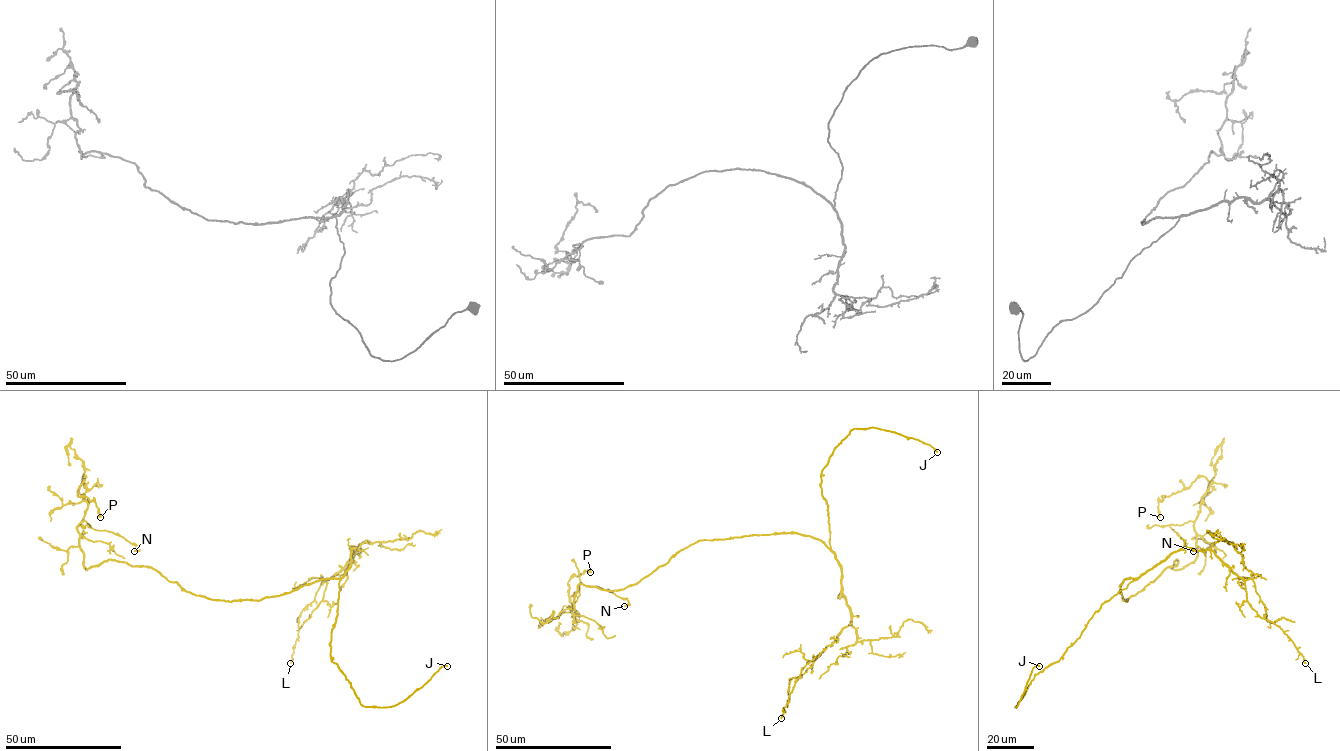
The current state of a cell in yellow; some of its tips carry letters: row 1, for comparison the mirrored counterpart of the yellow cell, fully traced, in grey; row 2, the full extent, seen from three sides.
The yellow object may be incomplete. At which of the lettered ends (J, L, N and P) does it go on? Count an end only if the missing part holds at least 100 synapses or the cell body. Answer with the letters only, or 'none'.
J

